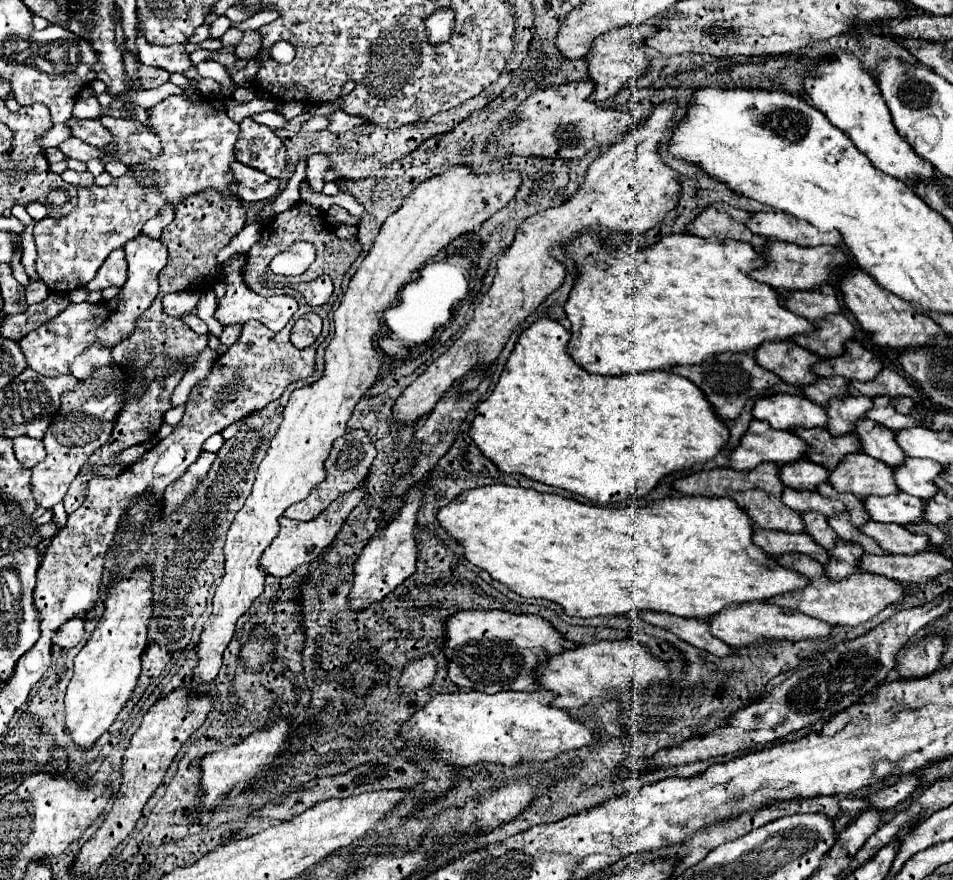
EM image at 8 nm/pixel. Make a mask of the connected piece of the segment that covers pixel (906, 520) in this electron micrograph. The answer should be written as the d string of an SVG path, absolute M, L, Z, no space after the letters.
M905 492L893 496L869 496L863 504L875 522L895 522L903 526L925 522L927 502Z

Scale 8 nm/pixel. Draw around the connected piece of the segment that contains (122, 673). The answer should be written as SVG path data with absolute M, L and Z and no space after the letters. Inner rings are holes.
M135 570L129 578L115 578L105 600L105 614L89 642L75 656L75 674L65 694L65 726L81 750L89 750L115 722L131 698L141 672L141 654L147 646L147 624L151 618L151 572Z

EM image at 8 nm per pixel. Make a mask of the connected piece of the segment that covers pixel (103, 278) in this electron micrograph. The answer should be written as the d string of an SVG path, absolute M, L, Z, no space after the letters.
M123 248L111 252L107 256L107 260L103 262L103 266L99 268L99 272L95 274L95 278L85 286L89 292L93 290L103 290L109 286L117 286L121 288L127 280L127 262L125 262L125 252Z

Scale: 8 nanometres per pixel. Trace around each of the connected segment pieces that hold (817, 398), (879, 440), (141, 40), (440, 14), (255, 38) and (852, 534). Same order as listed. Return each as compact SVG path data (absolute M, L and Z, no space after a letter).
M829 376L829 378L819 378L815 384L803 388L803 394L805 394L811 402L827 408L827 404L829 404L831 398L847 396L847 394L849 394L847 388L849 388L849 380L847 380L847 378Z
M863 418L855 426L855 432L861 438L863 452L869 456L875 456L877 460L885 462L887 466L897 468L899 464L903 464L907 460L907 454L903 452L903 448L899 448L899 444L895 440L895 432L891 432L889 428L881 426L869 418Z
M137 26L137 48L141 62L147 66L167 68L167 72L187 72L189 68L193 68L183 44L175 46L147 44L147 38L143 36L143 30L139 26Z
M435 10L427 20L425 20L425 32L427 32L427 40L429 44L437 46L447 42L453 36L453 28L455 28L455 12L453 10Z
M247 30L241 38L241 42L235 48L235 54L243 60L251 60L257 56L257 52L261 50L261 36L257 30Z
M843 512L843 514L839 514L839 516L829 518L829 522L831 522L831 528L837 532L837 536L839 536L839 538L849 540L849 542L863 544L865 552L871 552L871 554L883 554L883 552L885 552L883 548L879 548L879 544L875 544L875 540L871 540L869 536L865 536L863 532L859 532L859 528L857 528L857 526L853 526L853 524L851 524L851 520L849 520L849 514L847 514L847 512Z

